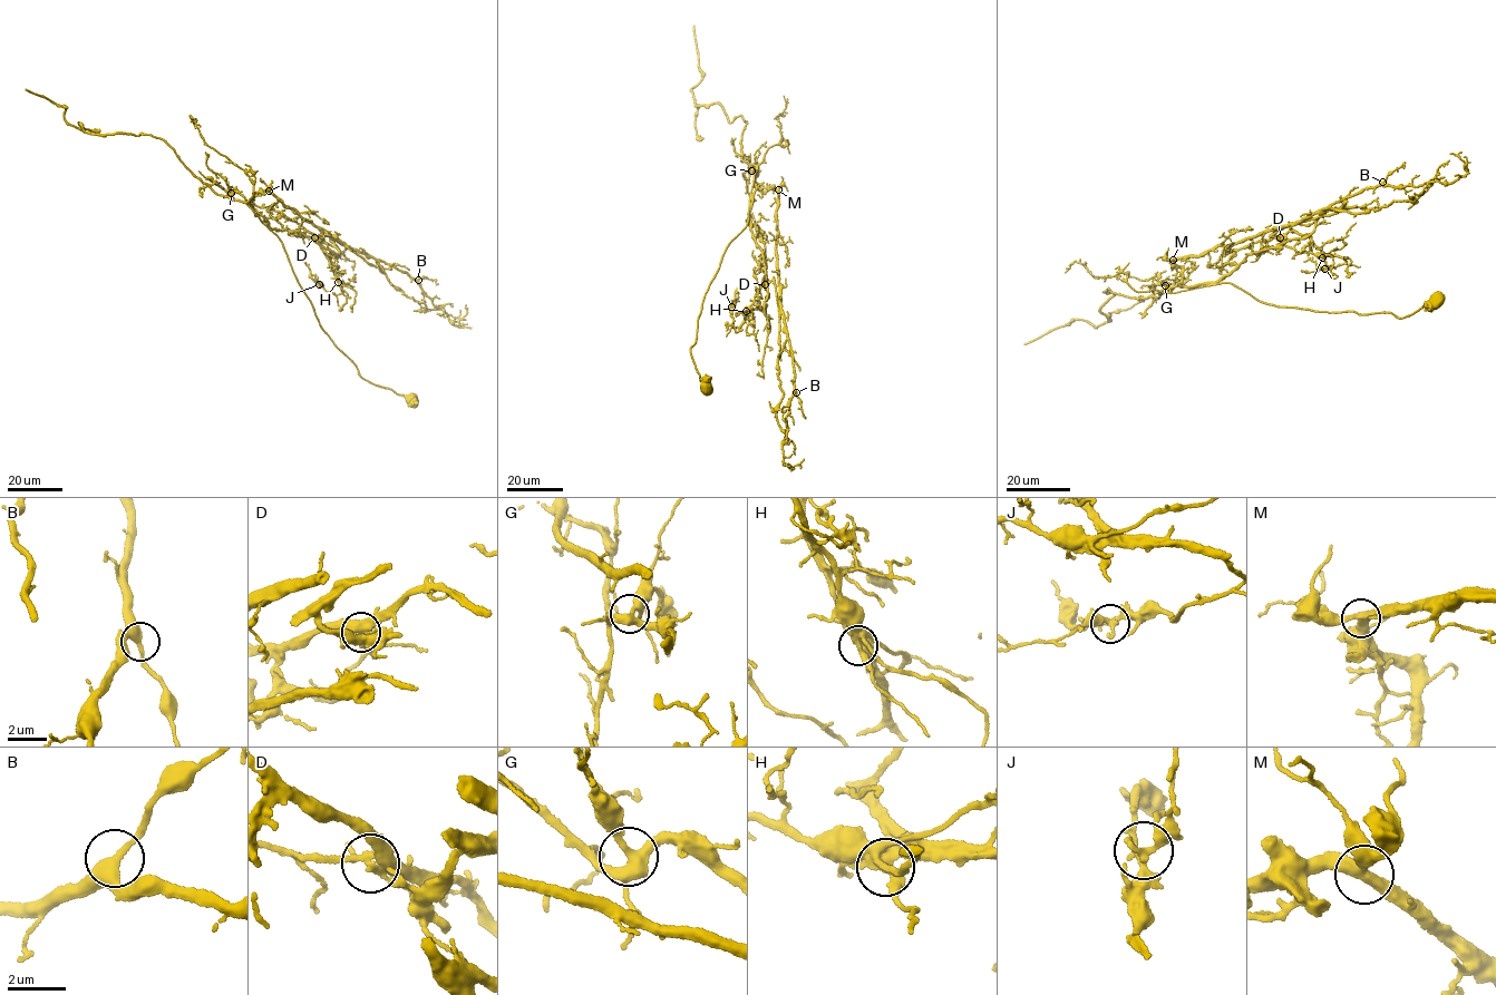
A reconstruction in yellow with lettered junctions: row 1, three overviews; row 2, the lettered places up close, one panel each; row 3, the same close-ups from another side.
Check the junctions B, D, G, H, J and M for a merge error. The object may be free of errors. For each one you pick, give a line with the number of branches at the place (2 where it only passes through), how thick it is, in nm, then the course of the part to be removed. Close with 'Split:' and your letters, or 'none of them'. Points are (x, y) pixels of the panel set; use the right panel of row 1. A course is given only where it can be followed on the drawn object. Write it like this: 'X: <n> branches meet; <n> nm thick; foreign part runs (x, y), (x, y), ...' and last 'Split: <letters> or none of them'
D: 5 branches meet; 380 nm thick; foreign part runs (1280, 237), (1274, 236), (1278, 231), (1344, 208), (1341, 207), (1350, 191), (1358, 187)
Split: D

